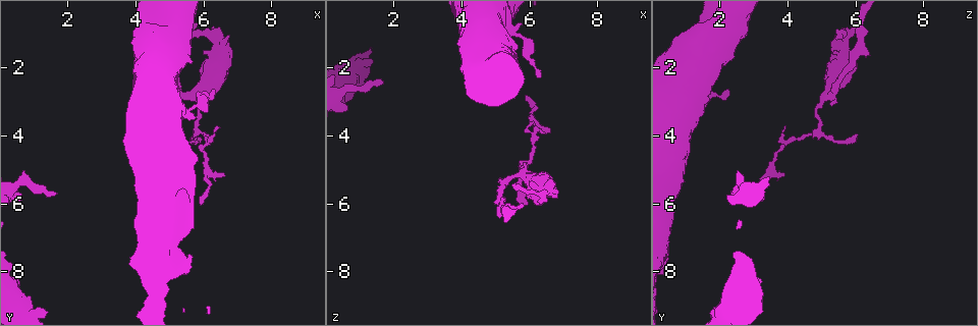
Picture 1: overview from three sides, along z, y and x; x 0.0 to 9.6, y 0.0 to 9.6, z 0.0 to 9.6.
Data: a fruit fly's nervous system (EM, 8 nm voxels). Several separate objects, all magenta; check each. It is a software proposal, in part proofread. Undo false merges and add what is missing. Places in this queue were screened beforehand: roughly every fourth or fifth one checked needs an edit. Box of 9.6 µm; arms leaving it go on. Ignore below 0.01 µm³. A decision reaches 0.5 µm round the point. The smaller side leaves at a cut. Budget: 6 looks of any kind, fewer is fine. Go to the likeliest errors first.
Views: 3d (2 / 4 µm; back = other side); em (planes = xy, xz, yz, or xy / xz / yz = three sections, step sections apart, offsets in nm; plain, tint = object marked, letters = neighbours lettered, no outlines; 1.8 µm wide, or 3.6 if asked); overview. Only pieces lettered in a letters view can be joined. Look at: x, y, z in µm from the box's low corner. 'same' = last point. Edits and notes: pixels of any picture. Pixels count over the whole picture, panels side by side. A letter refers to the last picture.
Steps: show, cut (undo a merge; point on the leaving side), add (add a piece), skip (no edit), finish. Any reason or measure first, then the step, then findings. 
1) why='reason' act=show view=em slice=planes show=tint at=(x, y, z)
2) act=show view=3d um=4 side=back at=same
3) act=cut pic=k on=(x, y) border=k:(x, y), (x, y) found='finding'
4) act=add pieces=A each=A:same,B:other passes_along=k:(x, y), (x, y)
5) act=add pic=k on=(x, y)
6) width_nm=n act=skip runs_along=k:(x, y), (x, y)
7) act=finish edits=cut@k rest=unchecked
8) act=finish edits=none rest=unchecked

why='an open end' act=show view=3d um=4 at=(1.65, 5.70, 2.50)

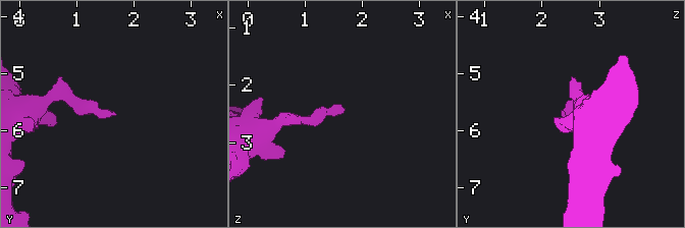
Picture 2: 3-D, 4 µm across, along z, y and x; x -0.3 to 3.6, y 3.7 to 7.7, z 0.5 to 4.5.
act=show view=em slice=planes show=letters at=(1.65, 5.75, 2.50)

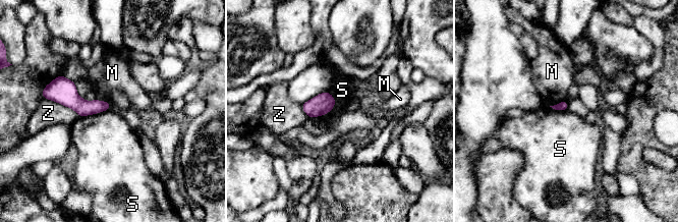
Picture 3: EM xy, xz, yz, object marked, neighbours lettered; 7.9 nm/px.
longest_contact=Z:320nm act=skip each=M:other,S:other,Z:other found='none of them fits'

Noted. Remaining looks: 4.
why='branch stops here' act=show view=em slice=planes show=letters at=(5.80, 0.70, 6.00)

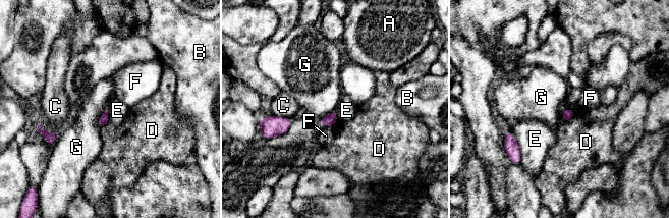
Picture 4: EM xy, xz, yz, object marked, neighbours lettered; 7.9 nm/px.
act=skip each=A:other,B:other,C:other,D:other,E:other,F:other,G:other found='no lettered piece goes on from it'

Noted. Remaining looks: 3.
why='free end' act=show view=em slice=planes show=tint at=(6.35, 2.60, 2.25)

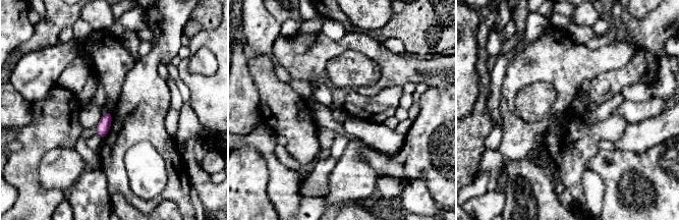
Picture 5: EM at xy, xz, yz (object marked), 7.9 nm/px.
act=show view=em slice=planes show=letters at=same

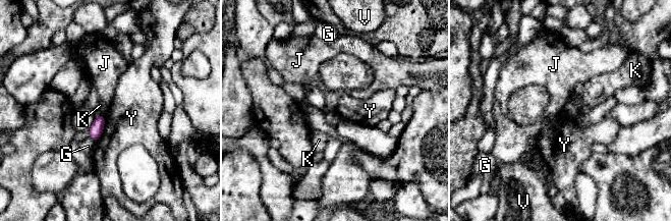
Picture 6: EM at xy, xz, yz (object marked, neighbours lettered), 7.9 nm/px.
act=skip each=G:other,J:other,K:other,V:other,Y:other border=6:(105, 116), (104, 130), (96, 143) found='no lettered piece goes on from it'

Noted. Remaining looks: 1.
act=finish edits=none rest=unchecked

